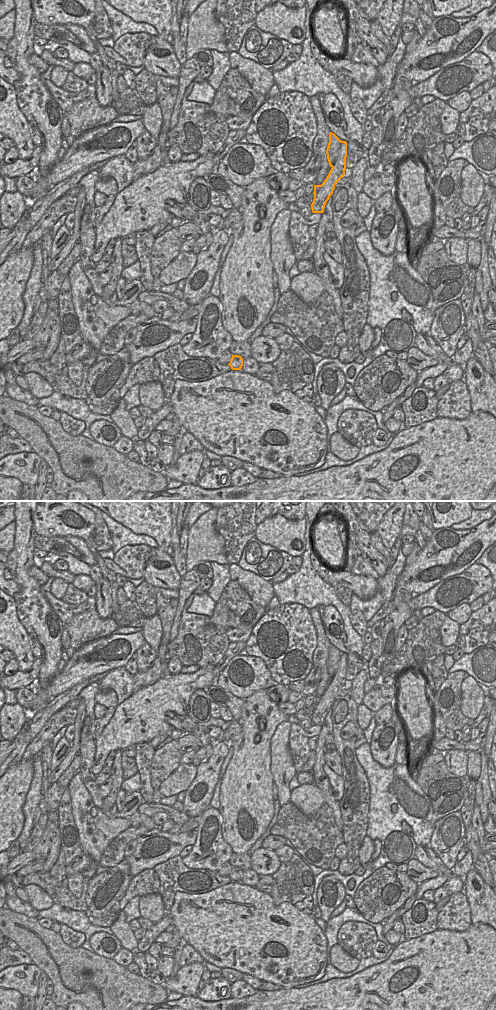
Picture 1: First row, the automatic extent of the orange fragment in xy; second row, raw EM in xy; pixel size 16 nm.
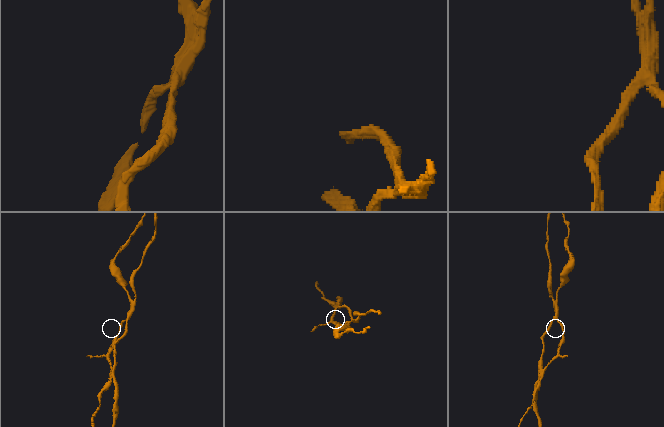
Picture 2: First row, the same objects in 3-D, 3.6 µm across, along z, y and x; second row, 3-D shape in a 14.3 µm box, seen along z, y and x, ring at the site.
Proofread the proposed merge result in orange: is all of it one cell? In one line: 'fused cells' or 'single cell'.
fused cells

